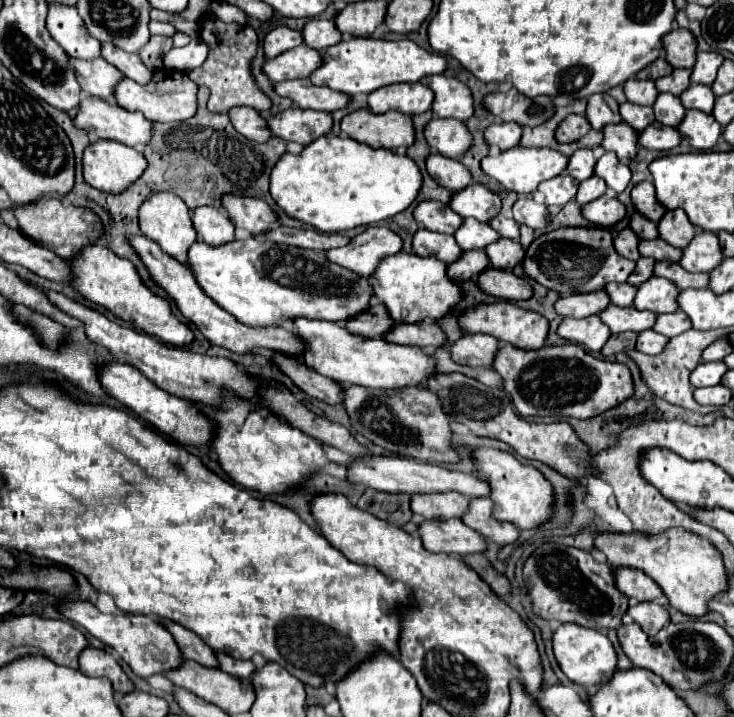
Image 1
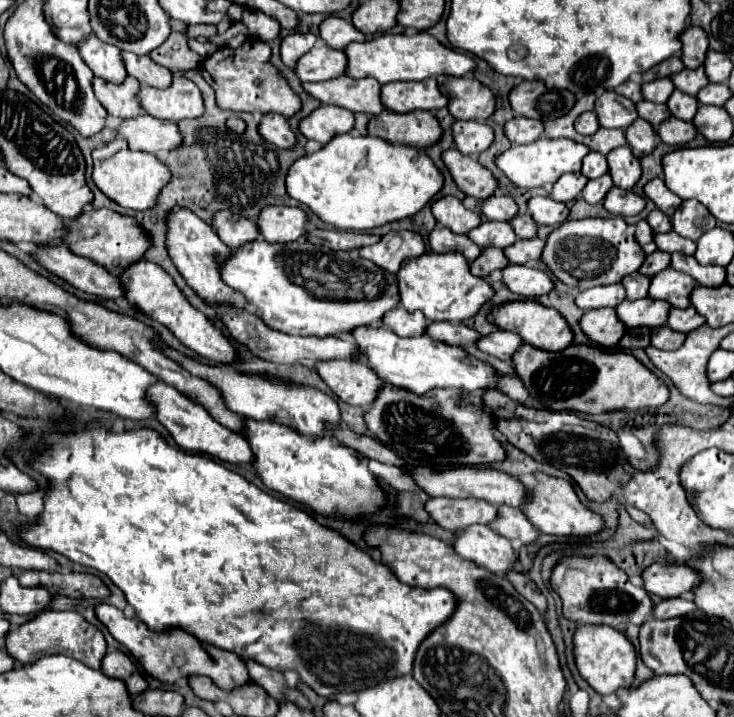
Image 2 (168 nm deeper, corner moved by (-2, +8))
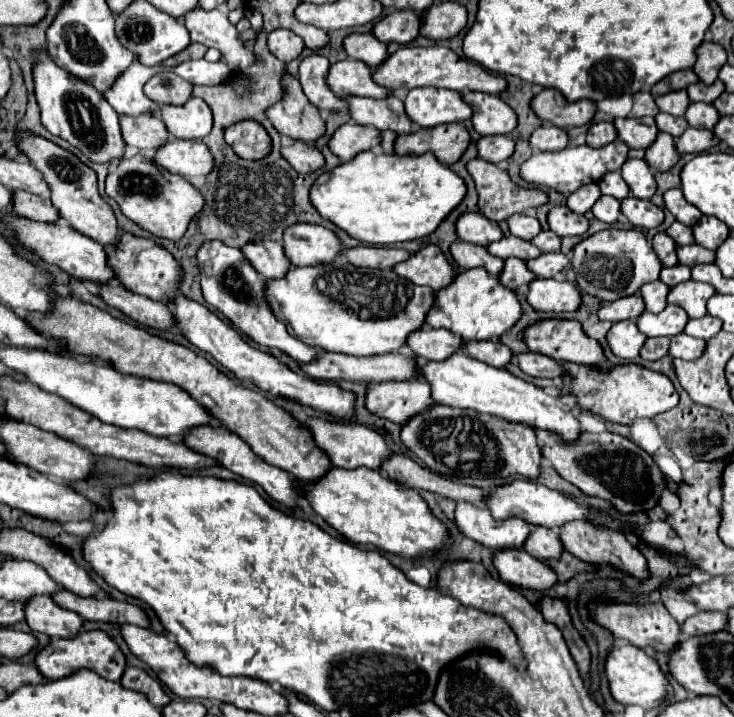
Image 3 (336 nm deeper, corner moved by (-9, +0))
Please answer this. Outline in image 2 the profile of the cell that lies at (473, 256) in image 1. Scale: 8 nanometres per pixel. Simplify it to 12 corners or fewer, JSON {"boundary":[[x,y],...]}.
{"boundary":[[485,248],[471,264],[471,274],[487,278],[509,260],[501,248]]}

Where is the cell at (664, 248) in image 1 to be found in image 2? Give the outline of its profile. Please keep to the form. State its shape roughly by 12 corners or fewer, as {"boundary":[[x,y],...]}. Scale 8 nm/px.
{"boundary":[[677,232],[655,234],[663,252],[695,254],[697,244]]}

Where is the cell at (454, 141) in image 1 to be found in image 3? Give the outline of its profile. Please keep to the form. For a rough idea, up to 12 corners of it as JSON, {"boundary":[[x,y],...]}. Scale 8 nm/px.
{"boundary":[[482,136],[478,158],[498,164],[512,156],[510,136]]}

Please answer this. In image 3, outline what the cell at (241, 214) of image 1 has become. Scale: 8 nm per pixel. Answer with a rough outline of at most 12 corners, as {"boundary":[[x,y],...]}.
{"boundary":[[318,224],[284,230],[284,254],[296,266],[332,262],[338,236]]}

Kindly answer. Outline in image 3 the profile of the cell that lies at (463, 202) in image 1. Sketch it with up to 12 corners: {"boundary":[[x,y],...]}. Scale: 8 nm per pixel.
{"boundary":[[512,214],[506,222],[510,232],[532,240],[540,224],[532,214]]}

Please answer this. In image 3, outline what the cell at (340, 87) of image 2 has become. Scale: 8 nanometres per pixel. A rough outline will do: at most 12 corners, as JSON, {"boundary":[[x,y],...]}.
{"boundary":[[342,96],[354,122],[408,134],[402,100]]}

